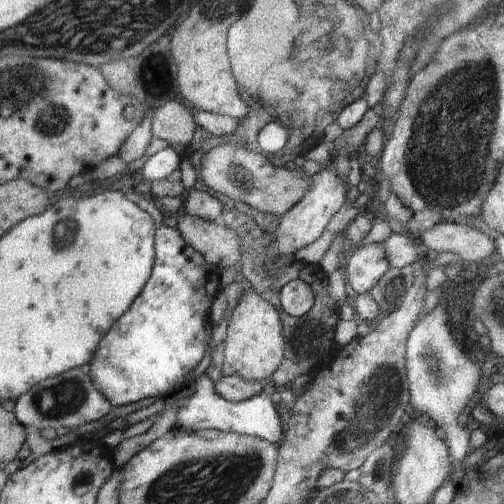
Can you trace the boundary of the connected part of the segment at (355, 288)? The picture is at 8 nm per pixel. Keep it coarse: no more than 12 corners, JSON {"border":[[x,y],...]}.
{"border":[[380,243],[347,253],[351,295],[369,292],[390,268]]}

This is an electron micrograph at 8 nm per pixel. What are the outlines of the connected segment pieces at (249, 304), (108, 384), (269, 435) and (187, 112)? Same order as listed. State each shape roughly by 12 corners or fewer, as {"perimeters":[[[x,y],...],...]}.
{"perimeters":[[[252,288],[230,314],[222,375],[269,381],[286,348]],[[165,224],[90,380],[113,408],[168,398],[211,341],[224,269]],[[205,373],[175,428],[262,438],[278,446],[282,424],[260,393],[233,403]],[[183,100],[156,109],[152,136],[183,152],[196,127]]]}

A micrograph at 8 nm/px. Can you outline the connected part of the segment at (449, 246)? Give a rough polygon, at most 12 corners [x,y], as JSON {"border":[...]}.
{"border":[[434,224],[414,238],[431,255],[454,252],[468,267],[495,249],[486,232]]}

